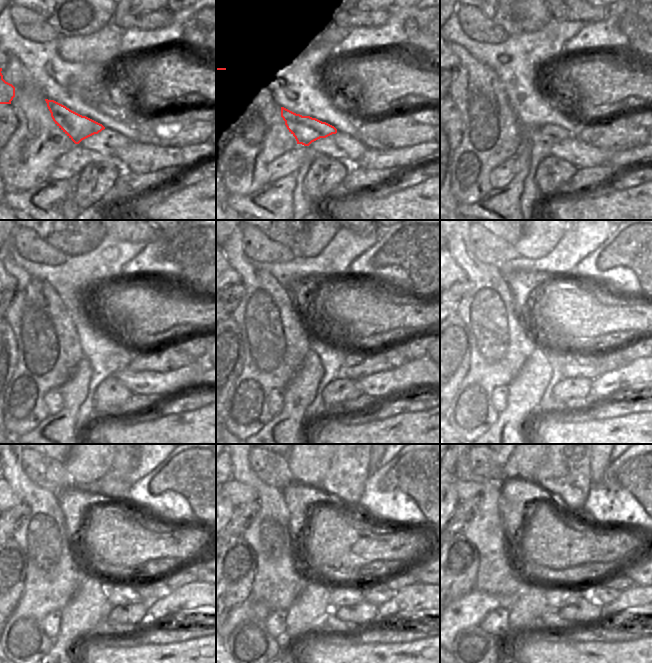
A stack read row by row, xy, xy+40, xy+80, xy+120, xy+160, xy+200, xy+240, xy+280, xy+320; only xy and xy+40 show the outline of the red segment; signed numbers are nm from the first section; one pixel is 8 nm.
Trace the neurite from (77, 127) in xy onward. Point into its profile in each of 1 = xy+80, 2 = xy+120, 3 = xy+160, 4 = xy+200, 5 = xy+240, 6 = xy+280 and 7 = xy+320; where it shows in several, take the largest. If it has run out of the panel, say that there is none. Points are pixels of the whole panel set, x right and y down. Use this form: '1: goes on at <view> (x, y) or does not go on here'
1: goes on at xy+80 (555, 133)
2: goes on at xy+120 (120, 360)
3: goes on at xy+160 (351, 358)
4: goes on at xy+200 (579, 358)
5: goes on at xy+240 (151, 591)
6: goes on at xy+280 (377, 593)
7: goes on at xy+320 (603, 595)

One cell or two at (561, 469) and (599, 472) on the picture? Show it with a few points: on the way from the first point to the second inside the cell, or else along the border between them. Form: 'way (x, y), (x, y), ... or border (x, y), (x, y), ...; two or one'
border (593, 454), (591, 457), (591, 482); two

